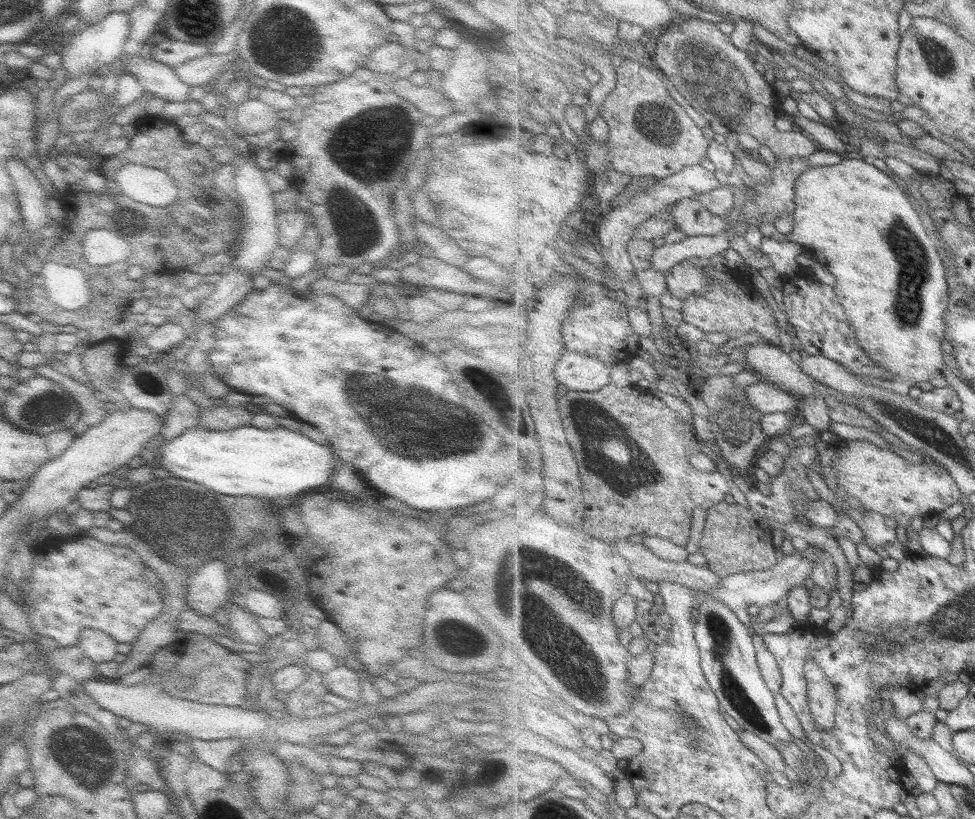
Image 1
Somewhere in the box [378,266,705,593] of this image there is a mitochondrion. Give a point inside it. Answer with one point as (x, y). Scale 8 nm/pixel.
(481, 380)

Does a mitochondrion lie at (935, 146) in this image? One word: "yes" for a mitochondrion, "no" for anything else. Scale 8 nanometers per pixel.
no

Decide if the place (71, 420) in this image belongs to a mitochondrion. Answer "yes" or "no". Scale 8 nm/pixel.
no

